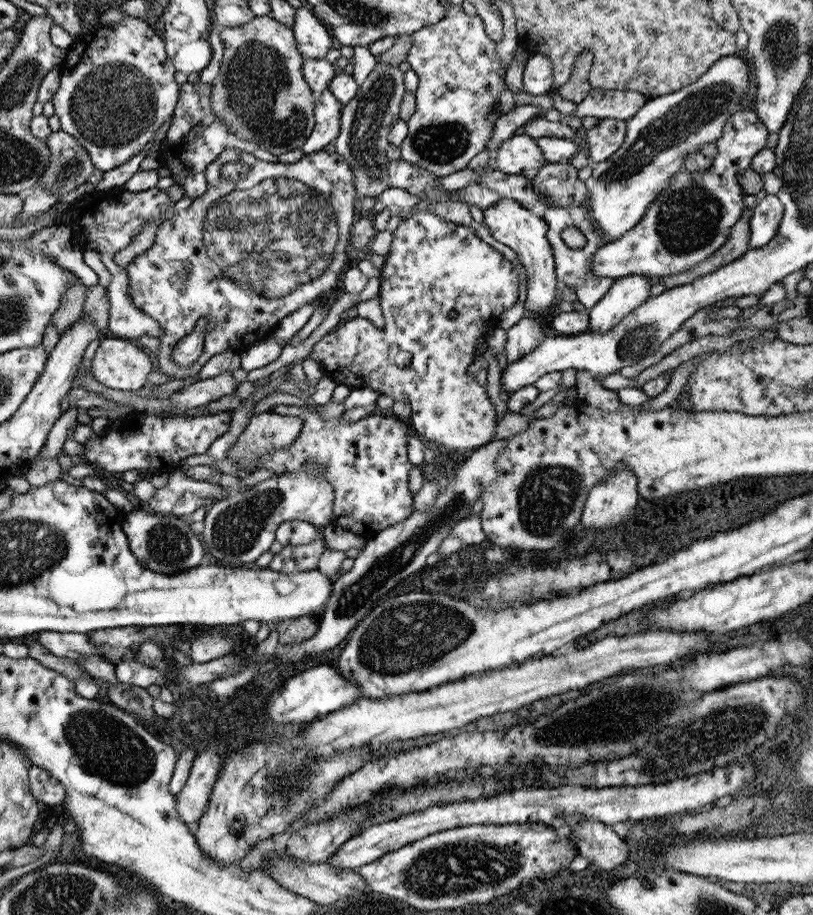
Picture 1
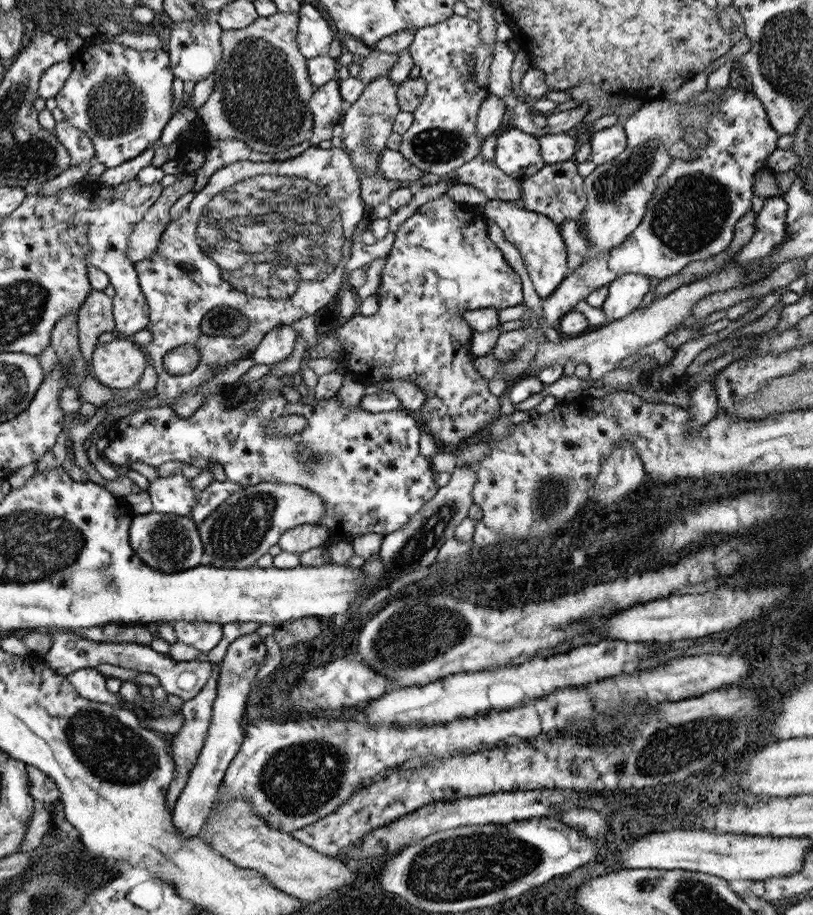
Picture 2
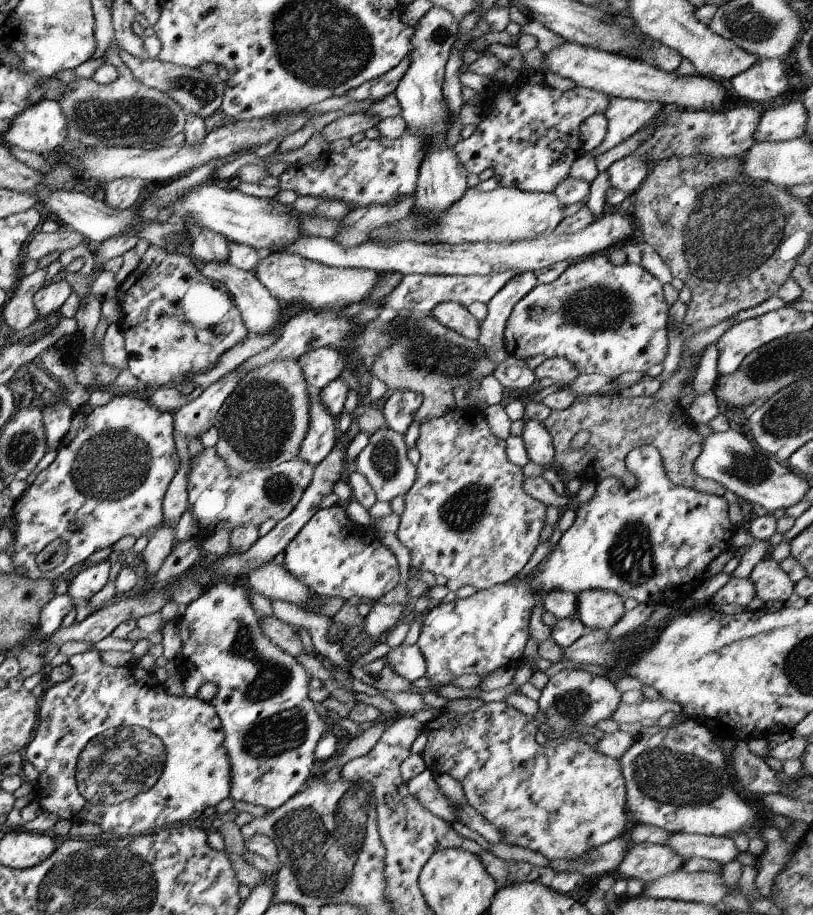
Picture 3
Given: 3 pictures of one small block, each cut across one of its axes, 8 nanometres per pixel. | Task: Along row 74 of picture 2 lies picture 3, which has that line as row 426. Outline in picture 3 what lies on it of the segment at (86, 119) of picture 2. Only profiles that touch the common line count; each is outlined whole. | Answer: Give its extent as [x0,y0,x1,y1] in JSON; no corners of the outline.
[9,392,181,582]

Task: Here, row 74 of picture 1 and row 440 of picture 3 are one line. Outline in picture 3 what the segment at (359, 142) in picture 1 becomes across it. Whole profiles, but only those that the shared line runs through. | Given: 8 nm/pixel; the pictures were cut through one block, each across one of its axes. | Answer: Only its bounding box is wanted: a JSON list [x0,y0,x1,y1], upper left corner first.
[355,428,417,502]

